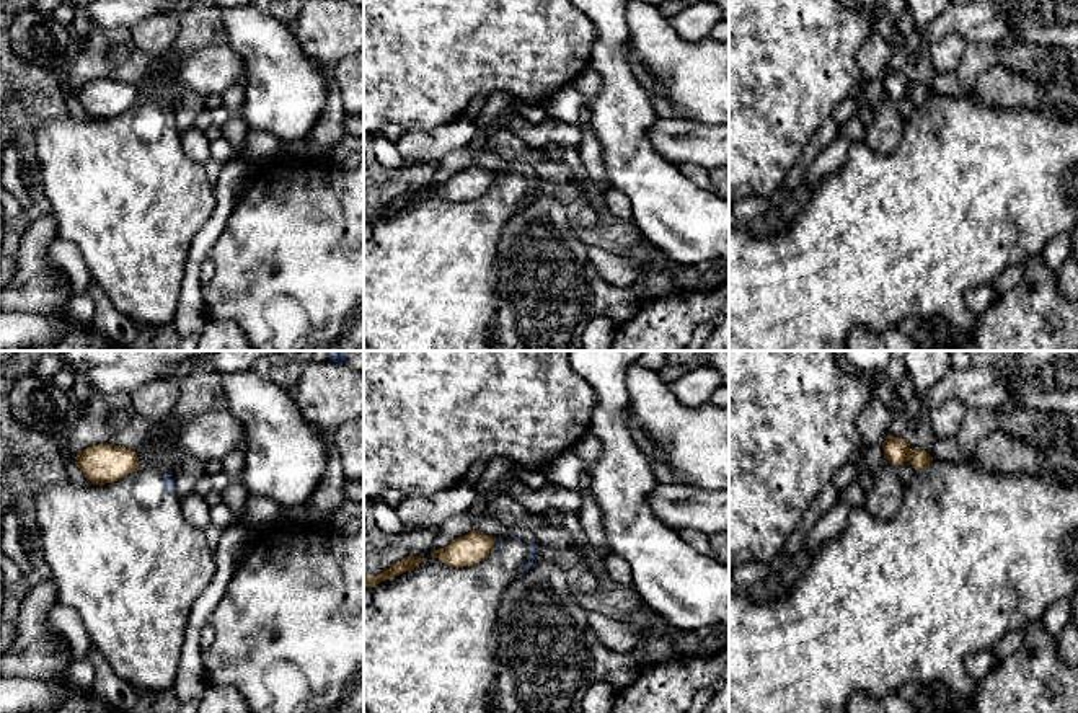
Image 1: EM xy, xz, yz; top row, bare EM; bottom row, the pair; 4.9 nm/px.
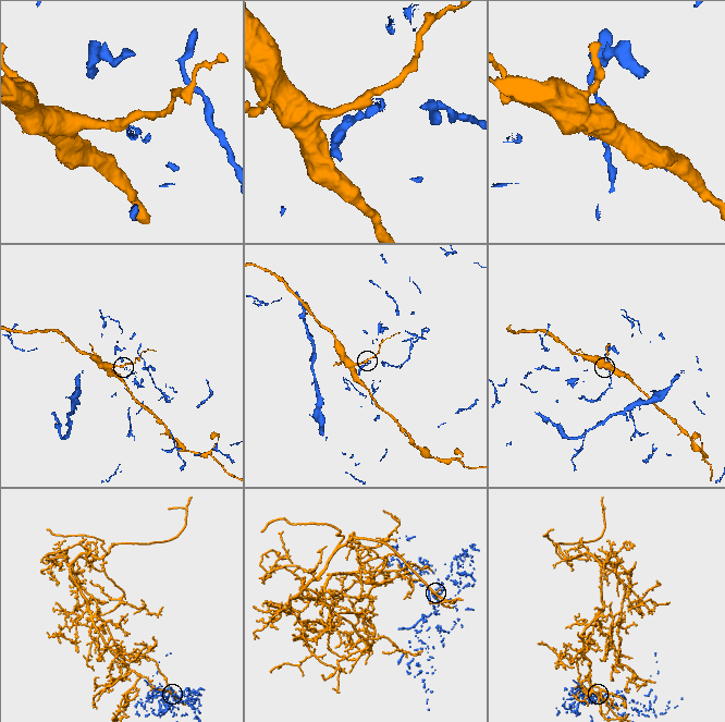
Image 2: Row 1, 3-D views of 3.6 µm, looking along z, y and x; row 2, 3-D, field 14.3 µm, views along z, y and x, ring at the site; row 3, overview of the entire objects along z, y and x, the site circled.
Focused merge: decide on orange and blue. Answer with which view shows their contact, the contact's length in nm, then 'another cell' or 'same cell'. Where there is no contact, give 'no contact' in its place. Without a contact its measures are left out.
meets orange in xz; contact 80 nm long; another cell

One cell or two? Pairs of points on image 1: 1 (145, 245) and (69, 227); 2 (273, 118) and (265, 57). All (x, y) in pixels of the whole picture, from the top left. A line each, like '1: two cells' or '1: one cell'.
1: one cell
2: one cell

